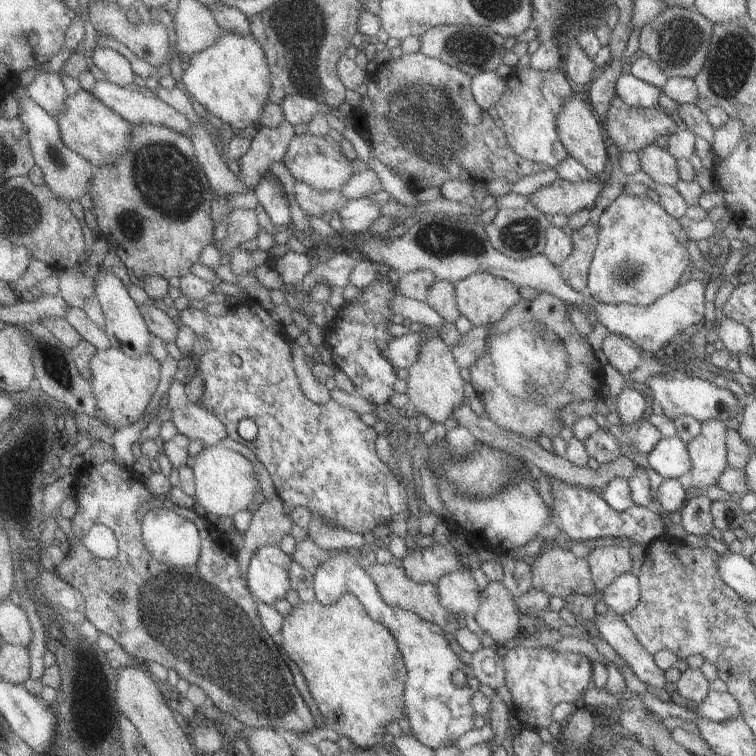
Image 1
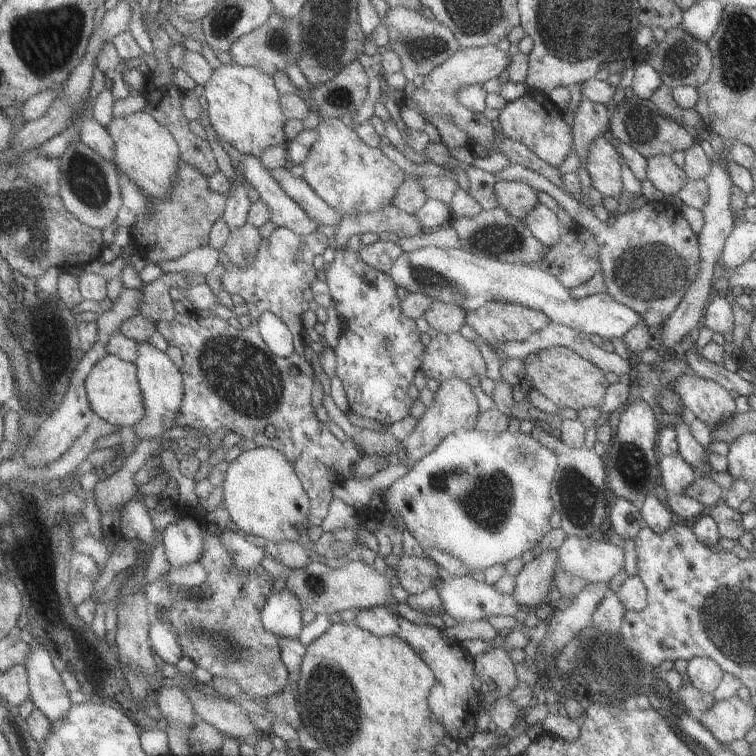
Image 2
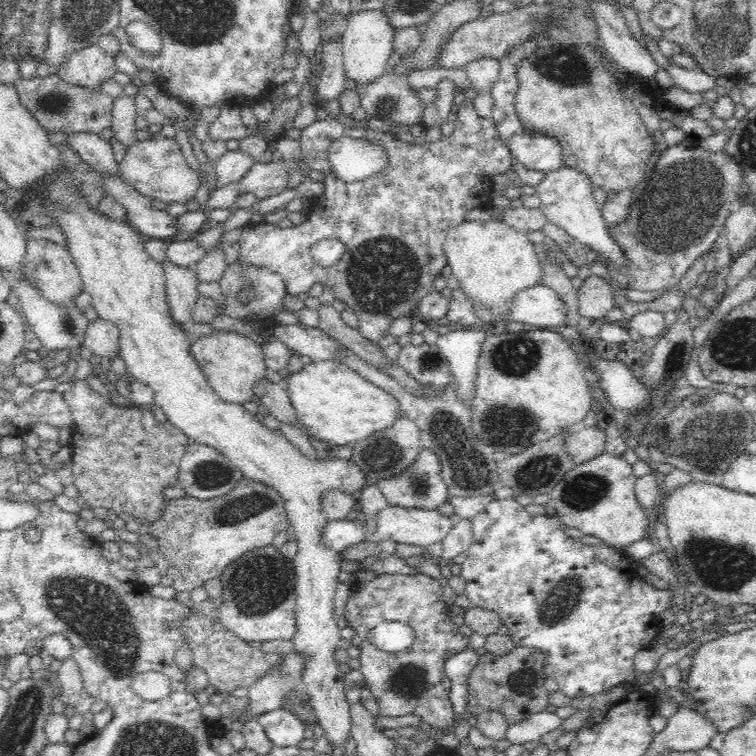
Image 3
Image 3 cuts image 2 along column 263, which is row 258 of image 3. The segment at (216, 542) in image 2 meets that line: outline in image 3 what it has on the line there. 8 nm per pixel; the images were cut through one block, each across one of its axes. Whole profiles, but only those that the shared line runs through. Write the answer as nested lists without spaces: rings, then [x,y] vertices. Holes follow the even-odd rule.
[[[694,139],[691,140],[690,146],[686,146],[686,144],[688,144],[688,140],[682,141],[682,144],[668,147],[661,154],[642,196],[638,200],[633,199],[634,202],[628,206],[626,218],[616,224],[607,224],[610,237],[624,251],[624,258],[620,264],[610,262],[601,252],[592,250],[589,246],[568,236],[565,230],[551,222],[547,222],[543,226],[543,233],[556,242],[556,246],[566,254],[566,258],[574,266],[592,266],[594,263],[606,266],[608,274],[614,279],[614,282],[618,282],[620,288],[631,288],[642,292],[672,290],[696,260],[706,257],[714,247],[714,243],[721,242],[725,222],[738,205],[739,191],[743,187],[740,165],[731,156],[724,151],[717,153],[706,151],[698,142],[694,143]]]

